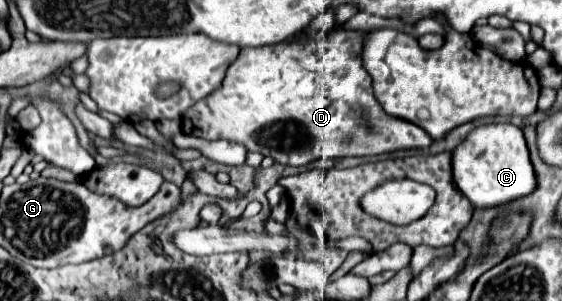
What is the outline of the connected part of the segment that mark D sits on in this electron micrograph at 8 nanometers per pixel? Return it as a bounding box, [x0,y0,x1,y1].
[181,31,431,165]

